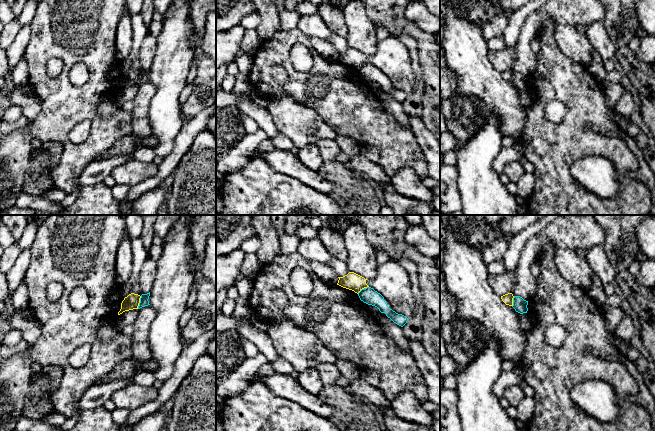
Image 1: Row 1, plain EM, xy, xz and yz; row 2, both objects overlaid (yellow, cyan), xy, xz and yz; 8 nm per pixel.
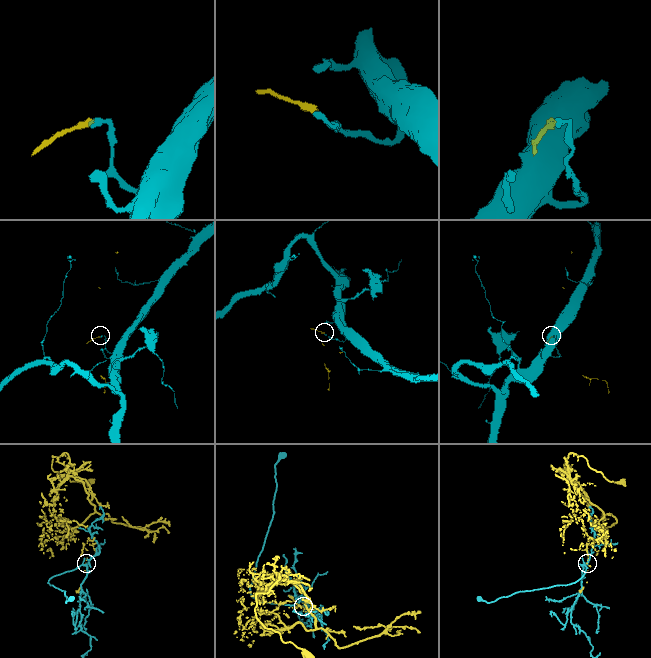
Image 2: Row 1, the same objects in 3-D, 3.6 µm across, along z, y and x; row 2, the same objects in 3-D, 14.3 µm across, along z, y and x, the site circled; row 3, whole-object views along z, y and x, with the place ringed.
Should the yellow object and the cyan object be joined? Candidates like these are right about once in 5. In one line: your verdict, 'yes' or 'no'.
no

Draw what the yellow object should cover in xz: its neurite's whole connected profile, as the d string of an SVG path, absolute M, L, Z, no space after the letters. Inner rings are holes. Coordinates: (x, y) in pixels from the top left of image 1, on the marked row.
M394 259L378 264L373 279L367 280L354 272L338 278L337 285L357 294L364 288L373 288L384 297L390 309L408 319L416 314L416 300L411 292L408 272Z

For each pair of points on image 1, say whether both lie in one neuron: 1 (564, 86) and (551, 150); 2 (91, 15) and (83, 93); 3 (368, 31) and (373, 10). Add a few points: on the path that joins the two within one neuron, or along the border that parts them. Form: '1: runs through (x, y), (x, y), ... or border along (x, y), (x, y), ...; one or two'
1: runs through (573, 102), (573, 128), (567, 134); one
2: runs through (91, 34), (91, 40), (95, 46), (95, 74); one
3: border along (365, 10), (369, 19), (376, 26); two

